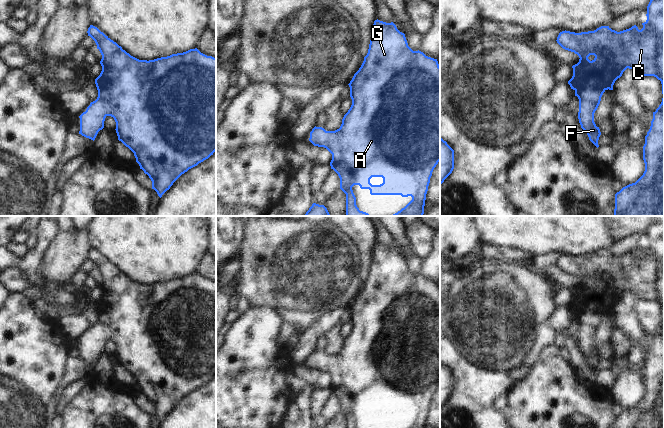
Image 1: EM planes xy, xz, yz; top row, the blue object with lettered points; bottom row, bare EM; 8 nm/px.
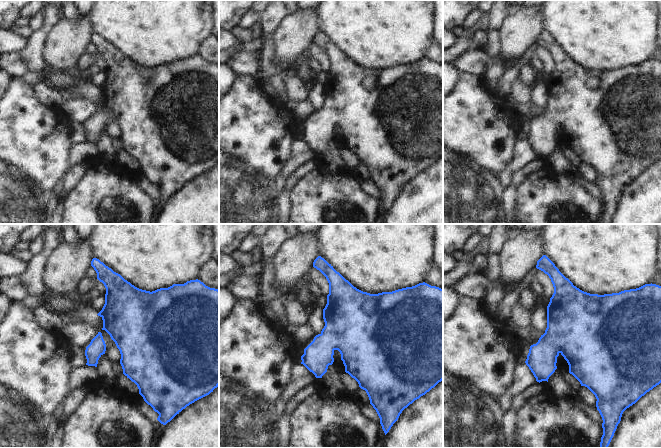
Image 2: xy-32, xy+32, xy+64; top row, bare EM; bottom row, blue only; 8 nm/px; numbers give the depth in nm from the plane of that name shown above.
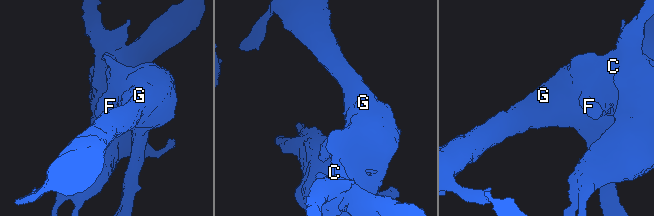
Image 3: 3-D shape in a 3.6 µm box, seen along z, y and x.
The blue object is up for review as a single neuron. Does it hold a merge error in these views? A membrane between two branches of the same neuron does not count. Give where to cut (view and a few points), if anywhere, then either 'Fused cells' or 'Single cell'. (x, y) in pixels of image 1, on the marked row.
No split. Single cell.

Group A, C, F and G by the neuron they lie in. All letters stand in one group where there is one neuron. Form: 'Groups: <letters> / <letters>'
Groups: A C F G.

